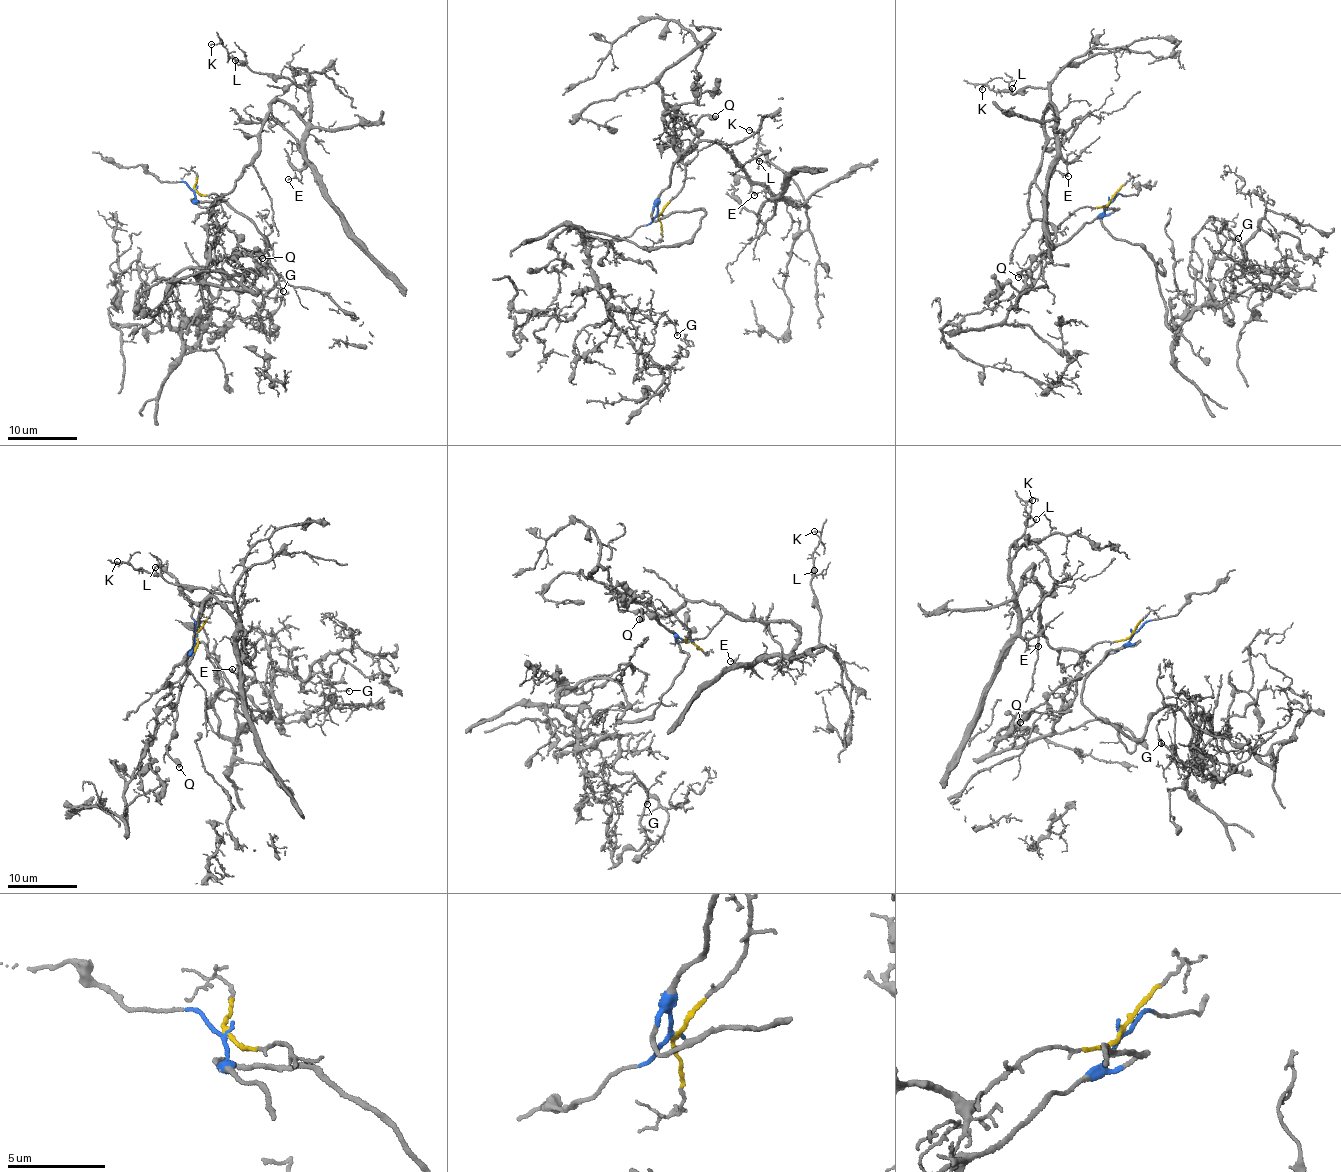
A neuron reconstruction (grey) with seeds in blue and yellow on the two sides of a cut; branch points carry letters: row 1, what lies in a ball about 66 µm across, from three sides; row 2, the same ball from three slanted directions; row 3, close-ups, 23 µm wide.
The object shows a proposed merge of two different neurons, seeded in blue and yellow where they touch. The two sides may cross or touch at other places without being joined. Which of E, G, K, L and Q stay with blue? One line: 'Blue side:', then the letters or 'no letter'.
Blue side: G, Q

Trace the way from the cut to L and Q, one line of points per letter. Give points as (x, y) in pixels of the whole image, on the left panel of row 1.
L: (194, 190), (216, 204), (229, 193), (270, 105), (309, 119), (302, 87), (235, 60)
Q: (194, 190), (195, 201), (206, 208), (218, 224), (234, 234), (243, 247), (253, 250), (263, 259)

